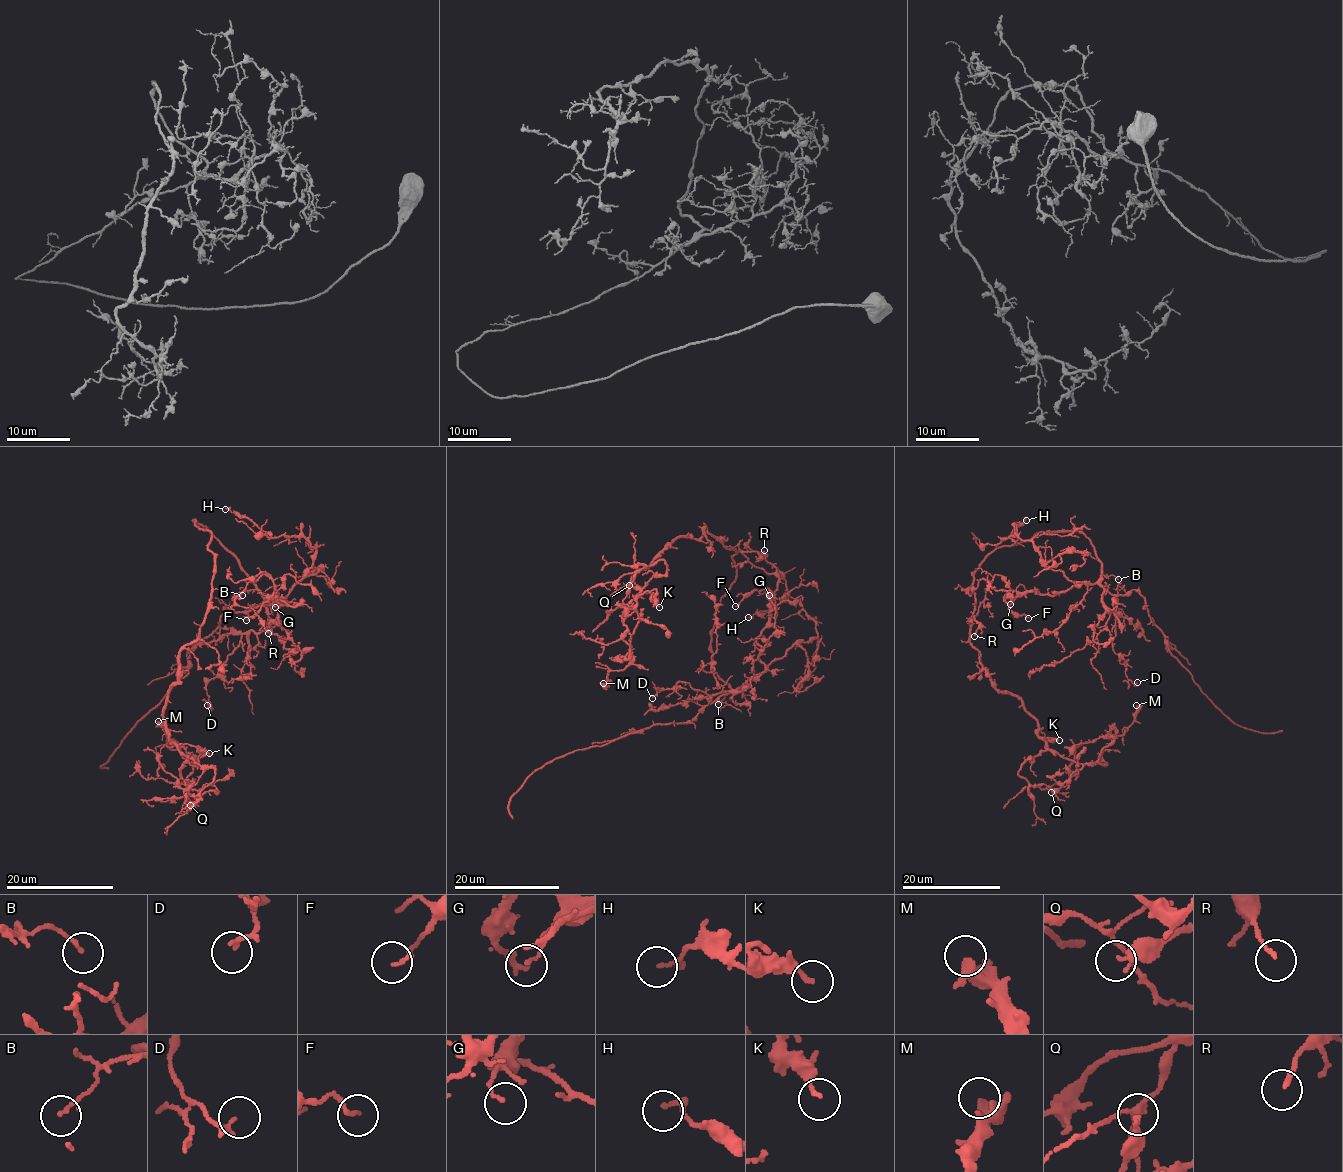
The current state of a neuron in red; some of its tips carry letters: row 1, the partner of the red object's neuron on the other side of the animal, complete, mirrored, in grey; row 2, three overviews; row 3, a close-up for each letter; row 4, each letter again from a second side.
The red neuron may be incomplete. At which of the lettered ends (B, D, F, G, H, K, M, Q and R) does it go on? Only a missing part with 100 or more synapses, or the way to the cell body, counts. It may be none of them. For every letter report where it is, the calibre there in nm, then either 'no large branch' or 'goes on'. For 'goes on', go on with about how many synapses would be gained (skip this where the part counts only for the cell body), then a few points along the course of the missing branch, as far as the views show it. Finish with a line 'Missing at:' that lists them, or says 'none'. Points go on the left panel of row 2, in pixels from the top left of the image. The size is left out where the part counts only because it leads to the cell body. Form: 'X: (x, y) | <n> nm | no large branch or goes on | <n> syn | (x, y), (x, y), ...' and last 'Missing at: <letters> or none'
B: (242, 595) | 120 nm | no large branch
D: (207, 705) | 110 nm | no large branch
F: (246, 620) | 130 nm | no large branch
G: (275, 607) | 100 nm | no large branch
H: (225, 509) | 180 nm | no large branch
K: (209, 753) | 160 nm | no large branch
M: (158, 721) | 460 nm | no large branch
Q: (190, 805) | 320 nm | no large branch
R: (268, 633) | 120 nm | no large branch
Missing at: none

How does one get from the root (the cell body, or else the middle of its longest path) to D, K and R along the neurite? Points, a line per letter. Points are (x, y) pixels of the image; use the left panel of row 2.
D: (196, 525), (194, 520), (238, 560), (268, 613), (263, 630), (245, 633), (208, 681), (207, 705)
K: (196, 525), (212, 534), (212, 596), (200, 631), (179, 653), (181, 674), (163, 715), (177, 744), (209, 753)
R: (196, 525), (267, 599), (285, 600), (271, 605), (273, 582), (261, 575), (236, 598), (268, 633)

